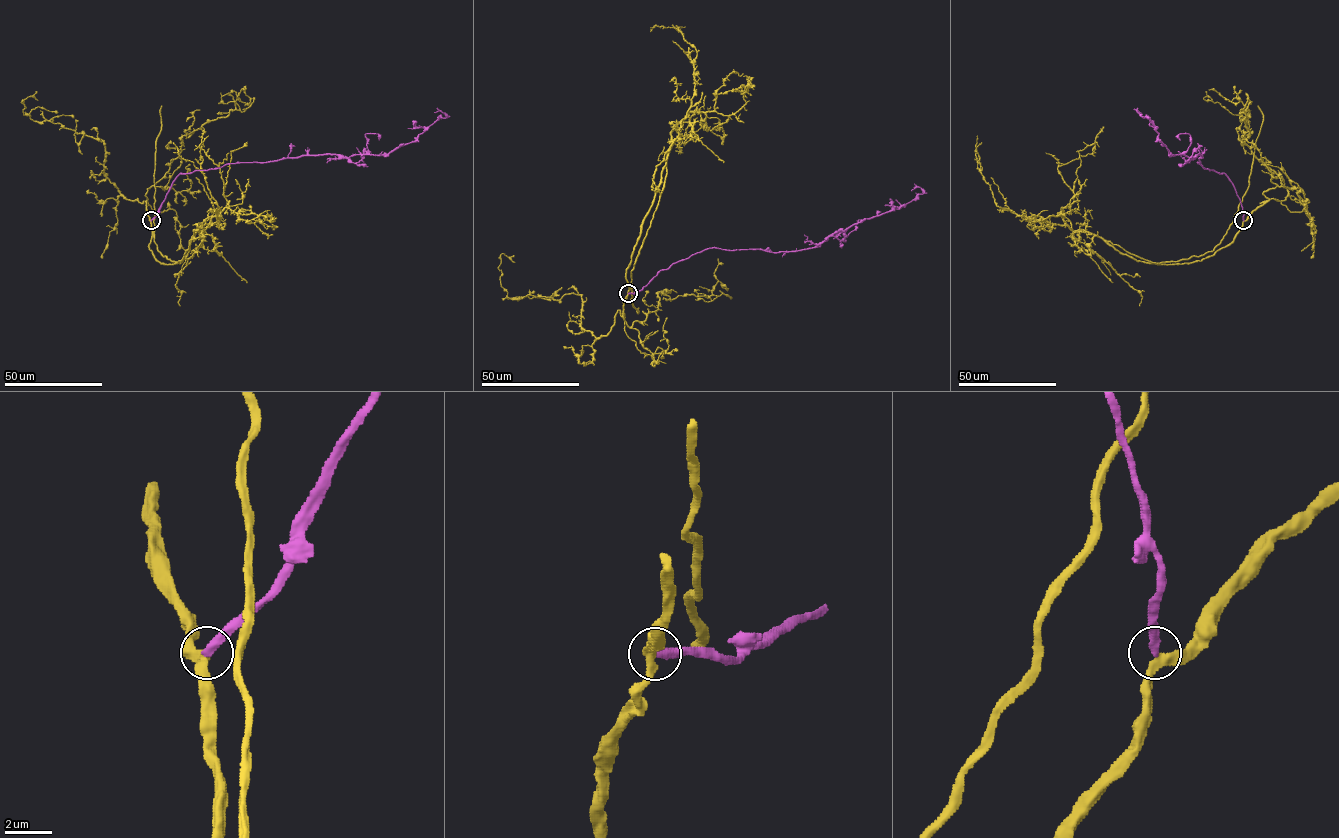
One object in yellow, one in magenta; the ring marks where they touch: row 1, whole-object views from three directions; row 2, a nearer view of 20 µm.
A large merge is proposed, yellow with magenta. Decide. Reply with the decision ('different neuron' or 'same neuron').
different neuron

